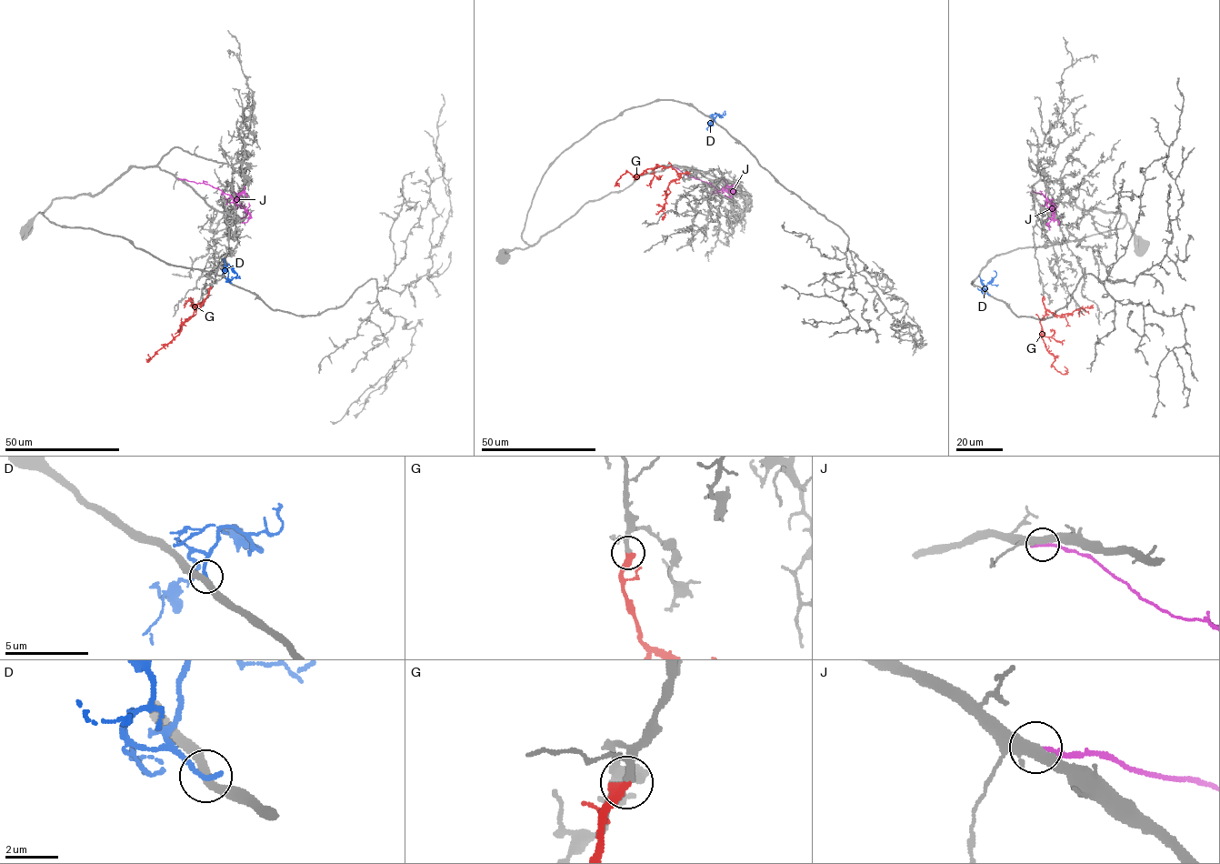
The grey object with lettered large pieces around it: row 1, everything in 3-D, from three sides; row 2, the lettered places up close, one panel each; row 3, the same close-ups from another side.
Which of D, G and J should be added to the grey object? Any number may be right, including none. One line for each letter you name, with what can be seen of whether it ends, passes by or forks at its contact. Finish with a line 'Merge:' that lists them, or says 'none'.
G: it ends
Merge: G

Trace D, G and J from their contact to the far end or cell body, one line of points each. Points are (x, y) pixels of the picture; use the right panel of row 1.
D: (988, 295), (985, 290), (986, 284), (996, 274), (993, 270)
G: (1043, 296), (1045, 314), (1040, 321), (1041, 336), (1045, 349), (1054, 356), (1054, 367), (1064, 374), (1064, 366)
J: (1033, 191), (1041, 193), (1052, 203), (1054, 213), (1048, 225), (1049, 229)

